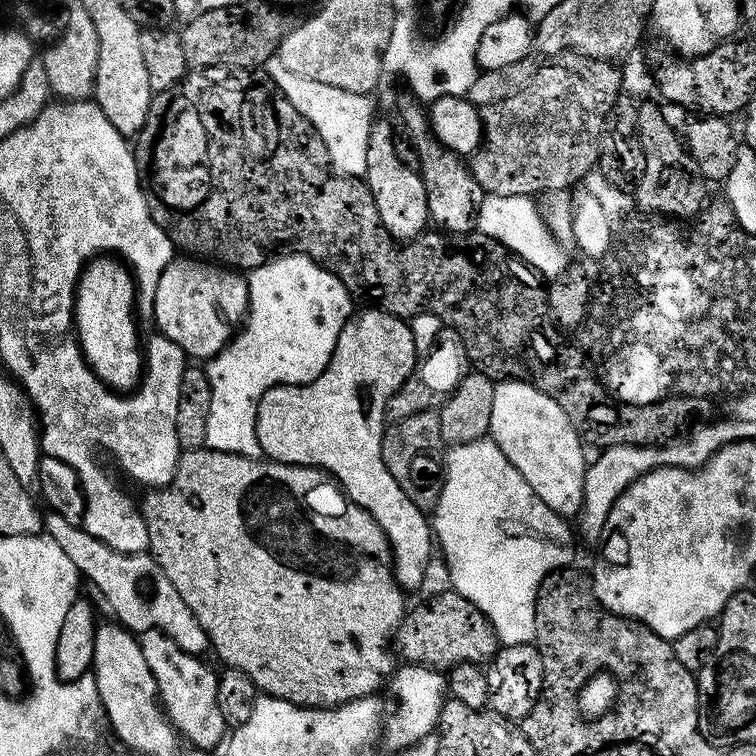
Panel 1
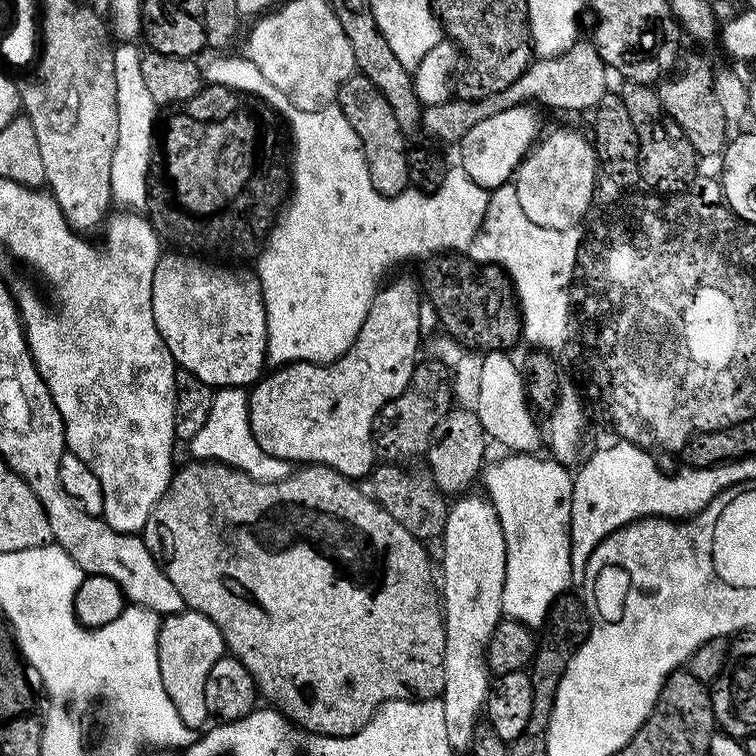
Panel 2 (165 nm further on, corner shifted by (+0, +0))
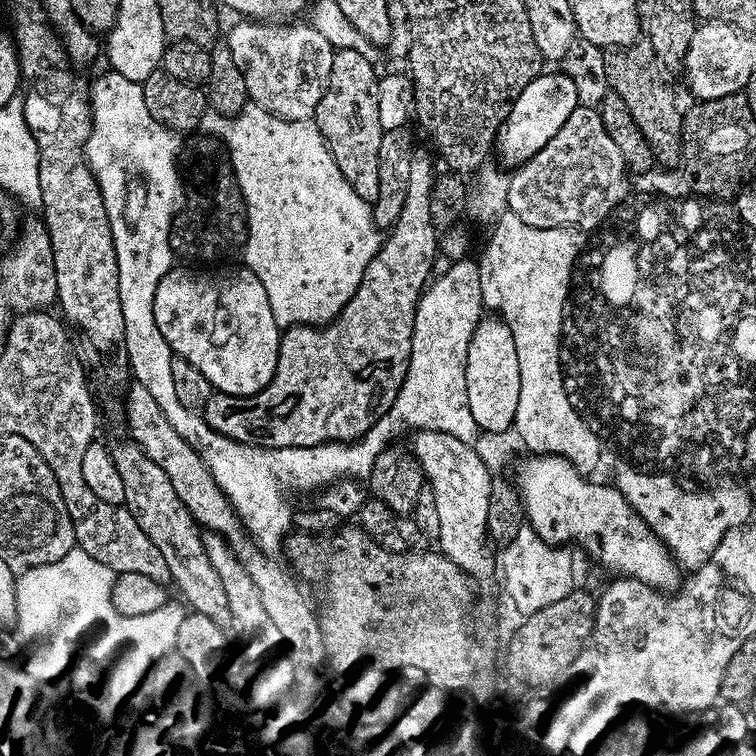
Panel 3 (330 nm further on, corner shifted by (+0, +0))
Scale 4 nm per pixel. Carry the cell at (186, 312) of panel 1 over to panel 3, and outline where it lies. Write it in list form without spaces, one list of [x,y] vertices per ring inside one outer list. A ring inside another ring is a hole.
[[[245,265],[232,266],[212,272],[196,272],[174,266],[163,276],[155,290],[154,316],[159,332],[166,338],[172,352],[198,367],[215,391],[231,396],[252,396],[272,381],[277,368],[282,330],[274,320],[270,300],[258,276]]]

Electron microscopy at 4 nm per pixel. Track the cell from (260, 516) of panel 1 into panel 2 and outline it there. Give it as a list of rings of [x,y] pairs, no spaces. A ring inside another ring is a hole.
[[[191,462],[184,469],[177,471],[173,475],[172,480],[168,484],[168,490],[164,493],[164,497],[156,504],[156,511],[150,514],[148,525],[144,528],[142,539],[144,545],[150,550],[150,554],[160,563],[160,569],[166,574],[166,578],[170,578],[170,582],[174,582],[178,594],[182,594],[182,602],[185,609],[200,612],[206,618],[210,618],[210,622],[214,622],[214,626],[218,626],[218,630],[224,639],[224,647],[233,656],[237,656],[242,662],[242,666],[246,666],[246,670],[250,670],[250,674],[254,678],[259,695],[264,696],[271,702],[295,727],[305,728],[305,733],[315,734],[317,736],[348,736],[354,735],[356,731],[362,730],[372,715],[379,710],[379,707],[391,700],[428,700],[439,697],[444,691],[444,651],[446,650],[446,634],[444,633],[444,614],[442,611],[442,600],[438,595],[438,584],[432,581],[432,560],[428,557],[425,541],[420,540],[414,534],[410,534],[410,530],[406,530],[406,526],[393,518],[367,491],[364,492],[360,488],[355,488],[353,481],[349,477],[344,476],[340,472],[335,472],[333,468],[327,468],[324,464],[310,464],[307,466],[297,467],[291,471],[289,475],[278,482],[258,482],[254,478],[250,478],[246,474],[242,474],[236,468],[229,468],[227,464],[213,464],[211,462]]]

